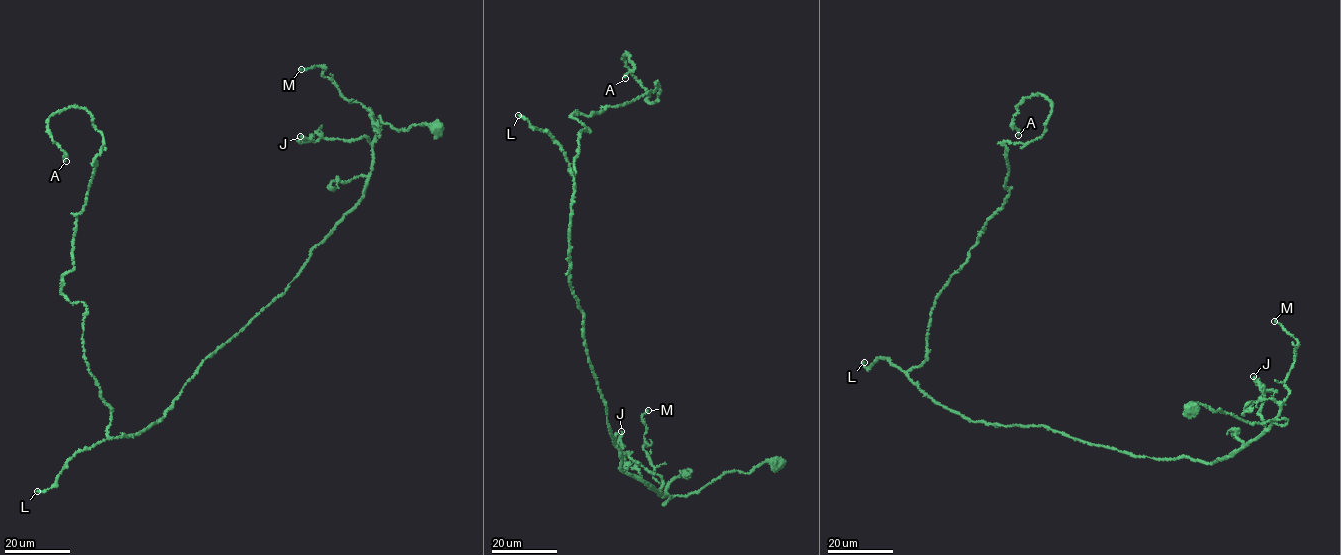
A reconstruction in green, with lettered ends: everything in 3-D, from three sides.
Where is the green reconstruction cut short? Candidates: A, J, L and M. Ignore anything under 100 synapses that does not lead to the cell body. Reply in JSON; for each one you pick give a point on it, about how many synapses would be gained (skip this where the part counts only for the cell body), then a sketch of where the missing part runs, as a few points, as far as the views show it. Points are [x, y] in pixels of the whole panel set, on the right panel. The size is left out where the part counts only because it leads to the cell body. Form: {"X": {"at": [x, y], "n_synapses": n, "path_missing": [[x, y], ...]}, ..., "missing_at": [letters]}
{"L": {"at": [864, 362], "n_synapses": 160, "path_missing": [[864, 362], [898, 303], [934, 280], [1013, 282], [1032, 298], [1022, 331], [1020, 318]]}, "missing_at": ["L"]}

